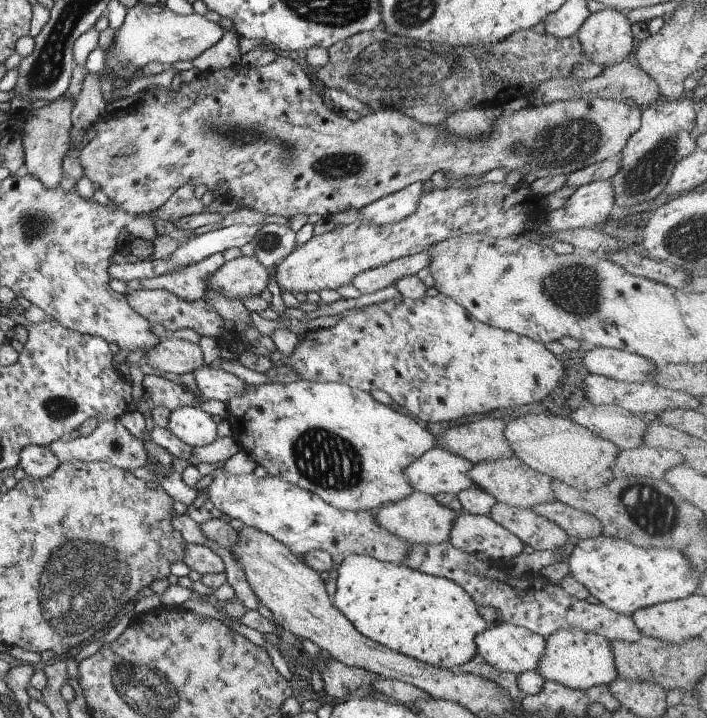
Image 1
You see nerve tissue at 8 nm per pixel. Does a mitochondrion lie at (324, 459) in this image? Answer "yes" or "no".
yes

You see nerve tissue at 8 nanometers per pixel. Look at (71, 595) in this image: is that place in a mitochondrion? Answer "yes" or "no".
yes

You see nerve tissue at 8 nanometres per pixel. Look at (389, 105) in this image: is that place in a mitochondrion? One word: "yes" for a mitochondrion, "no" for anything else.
no

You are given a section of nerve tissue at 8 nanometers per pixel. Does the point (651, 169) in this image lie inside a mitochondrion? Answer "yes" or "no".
yes

